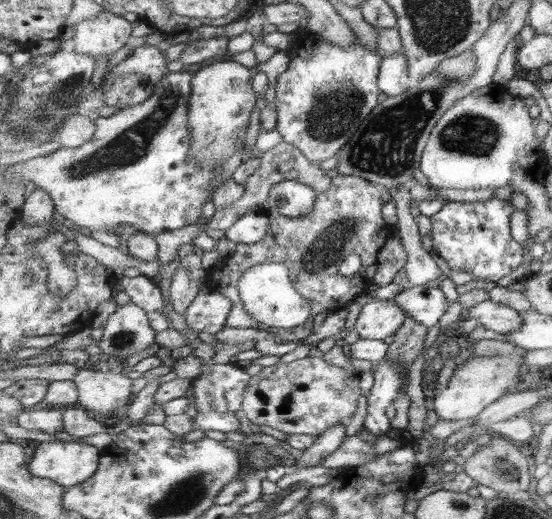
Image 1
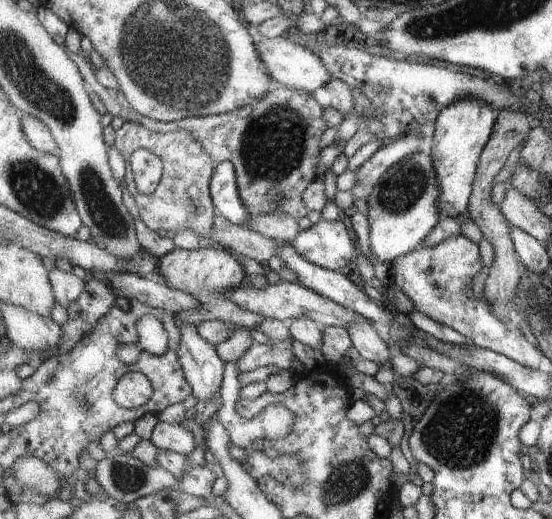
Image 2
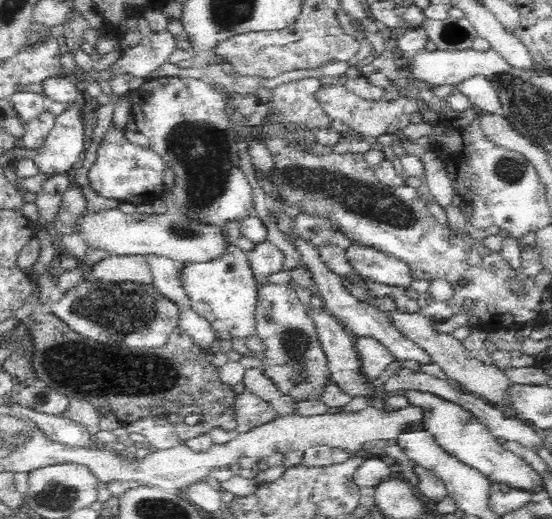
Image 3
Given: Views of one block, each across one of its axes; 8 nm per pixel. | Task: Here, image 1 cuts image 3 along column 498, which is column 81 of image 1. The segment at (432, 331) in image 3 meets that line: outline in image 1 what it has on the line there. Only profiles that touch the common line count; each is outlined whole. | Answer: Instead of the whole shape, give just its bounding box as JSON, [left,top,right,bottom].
[74,365,135,417]

